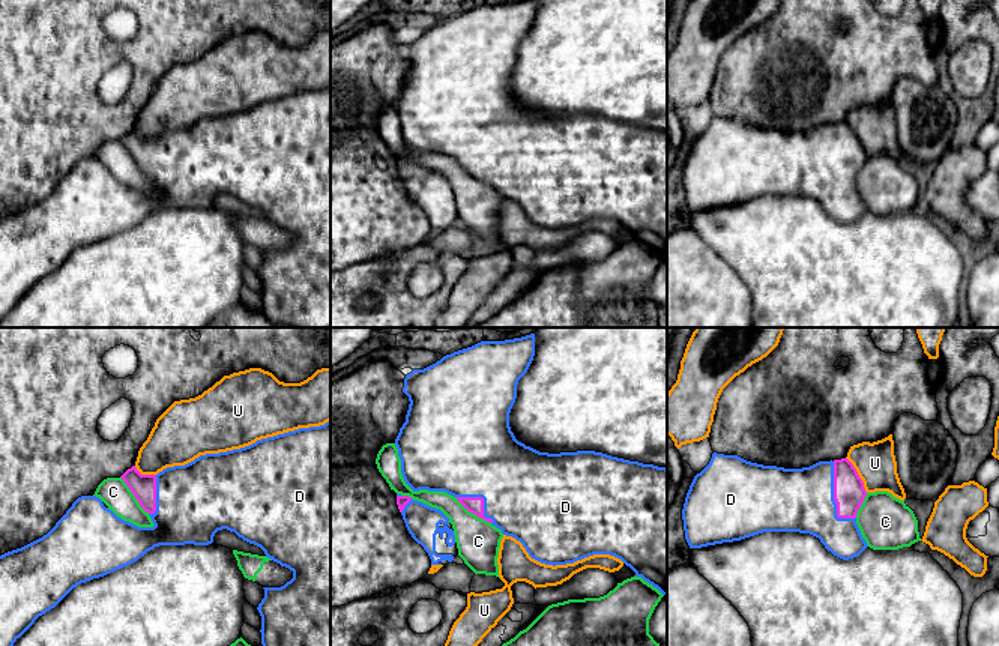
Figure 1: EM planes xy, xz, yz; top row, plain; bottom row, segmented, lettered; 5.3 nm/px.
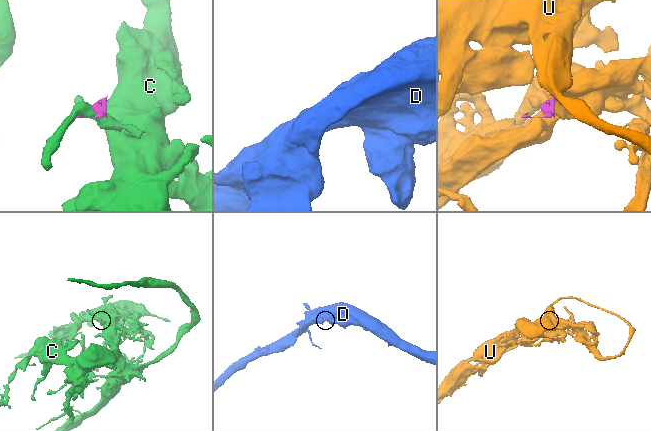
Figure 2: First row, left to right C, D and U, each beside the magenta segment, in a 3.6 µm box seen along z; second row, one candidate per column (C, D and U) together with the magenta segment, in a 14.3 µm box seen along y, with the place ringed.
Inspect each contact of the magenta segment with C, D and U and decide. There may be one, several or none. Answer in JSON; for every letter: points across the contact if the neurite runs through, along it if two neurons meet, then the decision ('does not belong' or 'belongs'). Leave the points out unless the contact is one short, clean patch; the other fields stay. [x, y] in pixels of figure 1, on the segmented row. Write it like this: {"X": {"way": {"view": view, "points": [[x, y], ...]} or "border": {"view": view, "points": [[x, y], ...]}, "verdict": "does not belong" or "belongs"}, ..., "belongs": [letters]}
{"C": {"verdict": "does not belong"}, "D": {"verdict": "belongs"}, "U": {"border": {"view": "yz", "points": [[846, 457], [867, 492]]}, "verdict": "does not belong"}, "belongs": ["D"]}

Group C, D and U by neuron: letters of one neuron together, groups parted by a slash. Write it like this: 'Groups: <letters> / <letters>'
Groups: C / D / U

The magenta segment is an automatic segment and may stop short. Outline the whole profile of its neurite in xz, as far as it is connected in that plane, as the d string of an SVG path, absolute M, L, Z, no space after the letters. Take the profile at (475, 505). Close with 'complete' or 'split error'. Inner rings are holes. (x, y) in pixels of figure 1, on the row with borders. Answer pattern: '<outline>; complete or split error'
M535 334L481 341L406 376L403 392L410 404L395 439L406 484L413 491L454 496L469 512L520 541L529 556L541 563L556 566L610 554L667 596L667 469L595 451L539 452L518 442L509 427L509 413L518 380L527 373L533 356Z; split error

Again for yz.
M714 452L709 464L694 476L685 497L685 539L690 548L702 548L763 532L799 532L819 538L828 551L849 560L868 547L856 524L865 496L864 482L847 458L784 469Z; split error

